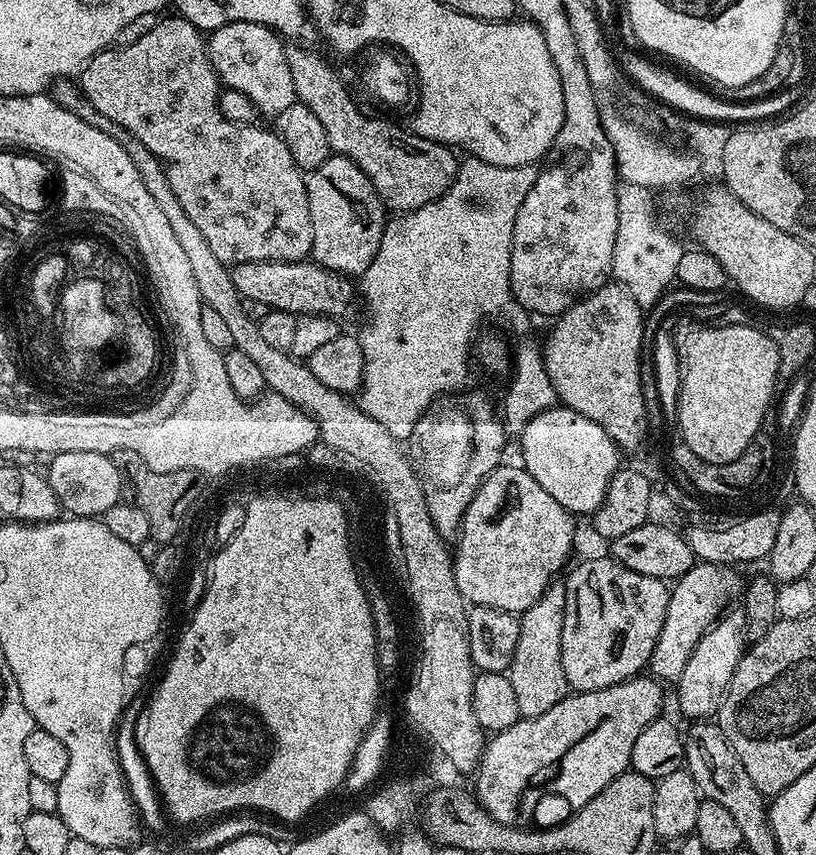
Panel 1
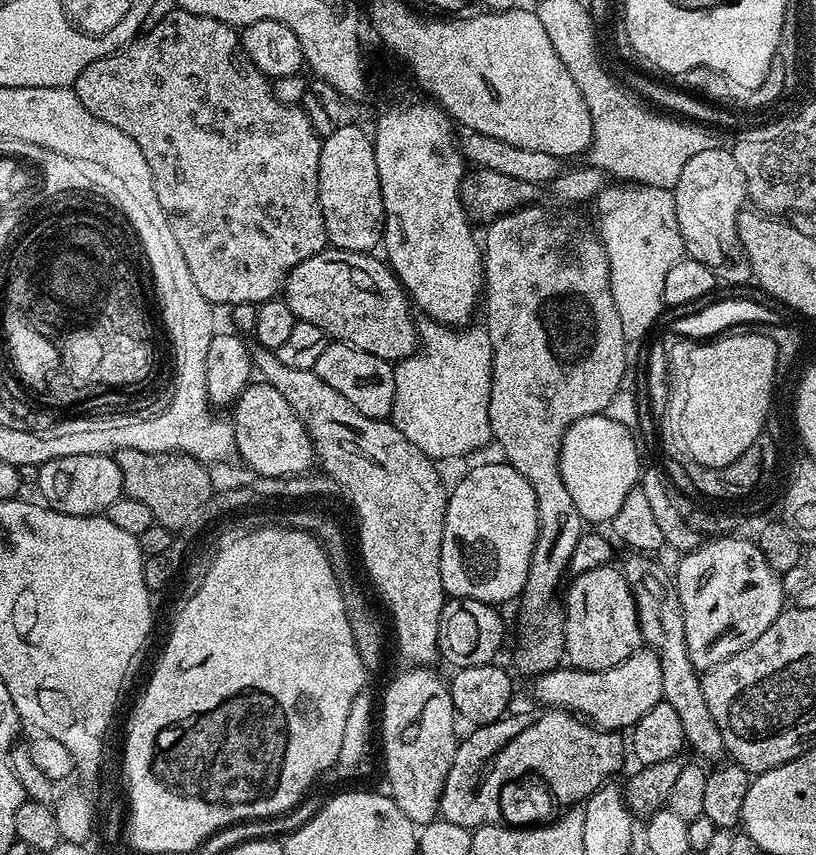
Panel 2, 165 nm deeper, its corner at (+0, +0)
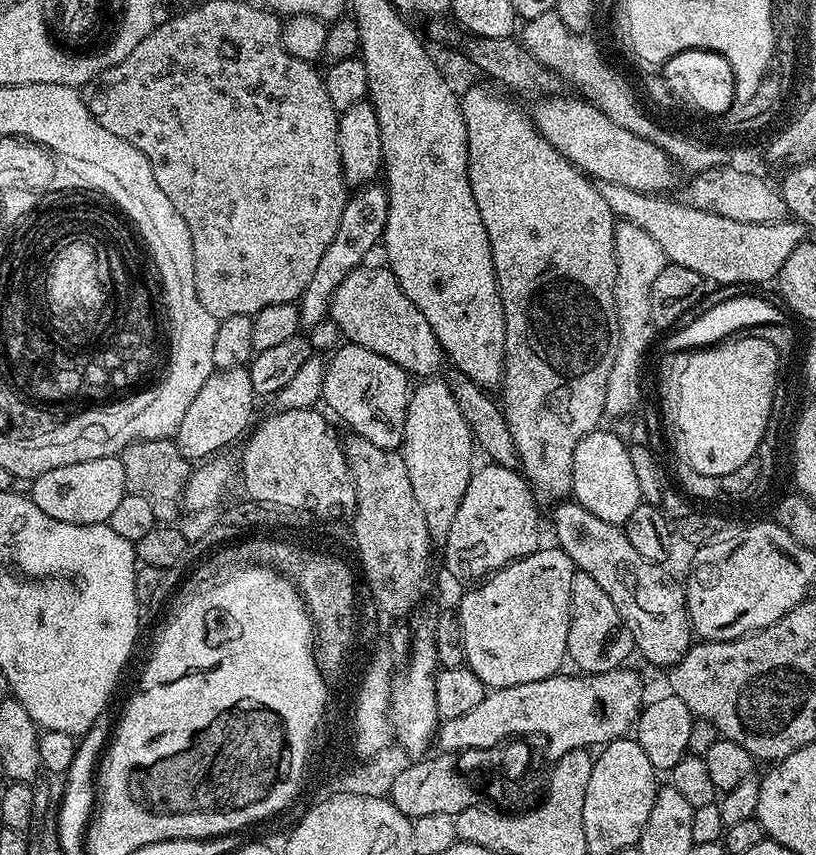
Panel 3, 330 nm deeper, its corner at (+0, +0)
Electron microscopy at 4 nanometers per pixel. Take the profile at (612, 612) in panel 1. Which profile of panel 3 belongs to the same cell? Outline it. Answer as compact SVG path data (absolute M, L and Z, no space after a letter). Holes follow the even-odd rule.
M577 570L574 582L570 582L570 630L568 631L567 659L577 664L579 671L584 674L594 672L609 672L615 668L627 665L628 655L633 655L634 645L630 630L624 624L624 619L618 614L618 606L610 602L610 594L590 578L590 574Z

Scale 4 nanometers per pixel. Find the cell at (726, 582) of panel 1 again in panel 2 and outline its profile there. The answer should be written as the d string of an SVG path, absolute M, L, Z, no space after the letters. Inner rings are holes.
M641 646L626 662L610 666L610 670L582 670L561 666L552 672L544 672L531 681L532 696L537 705L564 708L574 712L587 723L605 730L631 730L637 722L664 698L662 694L662 662L658 654L647 646Z

